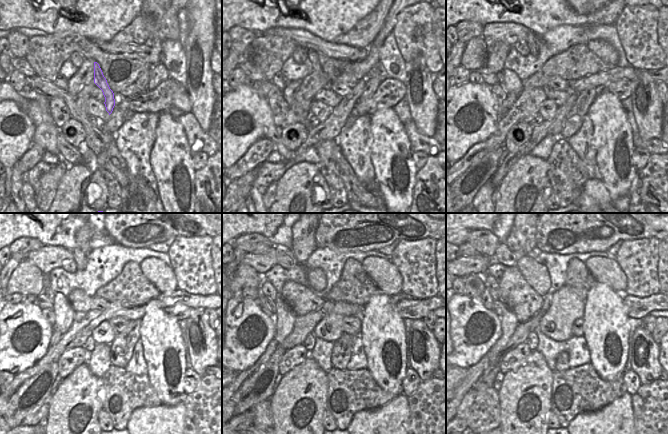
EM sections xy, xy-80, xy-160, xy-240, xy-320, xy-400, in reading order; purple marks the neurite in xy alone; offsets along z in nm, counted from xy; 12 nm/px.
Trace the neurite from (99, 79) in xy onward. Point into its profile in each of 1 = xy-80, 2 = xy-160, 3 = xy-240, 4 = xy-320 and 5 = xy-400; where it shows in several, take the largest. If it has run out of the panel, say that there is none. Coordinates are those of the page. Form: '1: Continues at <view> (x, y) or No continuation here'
1: Continues at xy-80 (311, 54)
2: Continues at xy-160 (532, 42)
3: Continues at xy-240 (81, 254)
4: Continues at xy-320 (304, 244)
5: Continues at xy-400 (525, 233).

